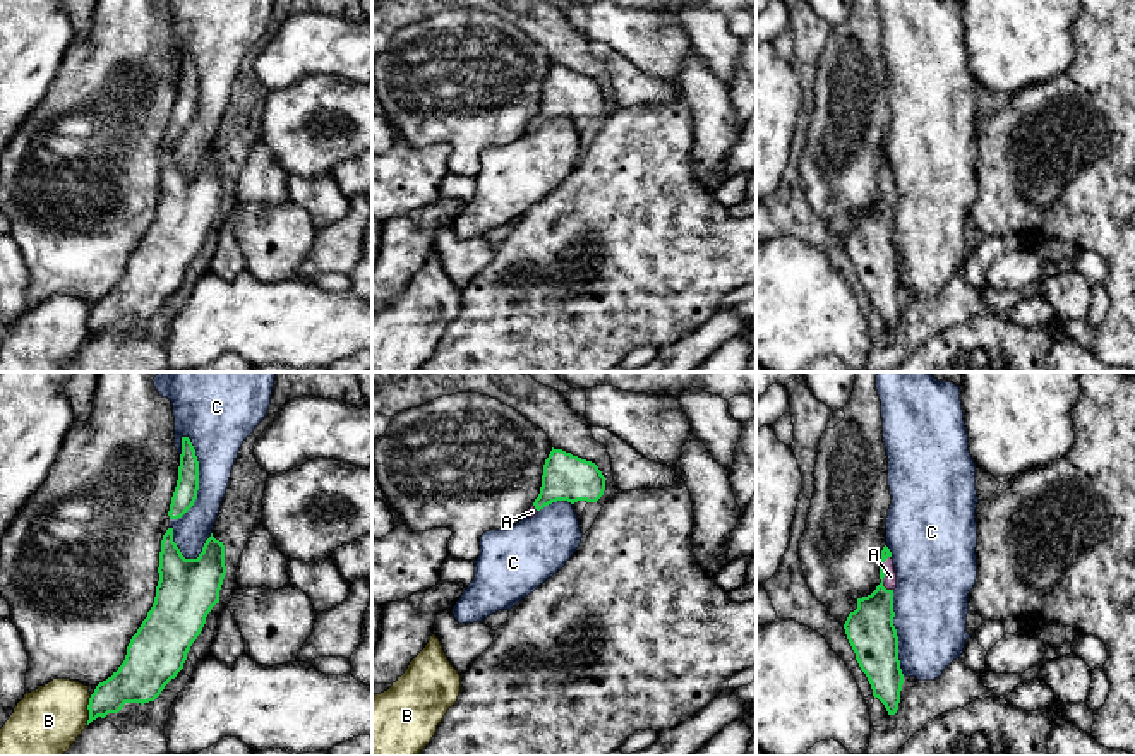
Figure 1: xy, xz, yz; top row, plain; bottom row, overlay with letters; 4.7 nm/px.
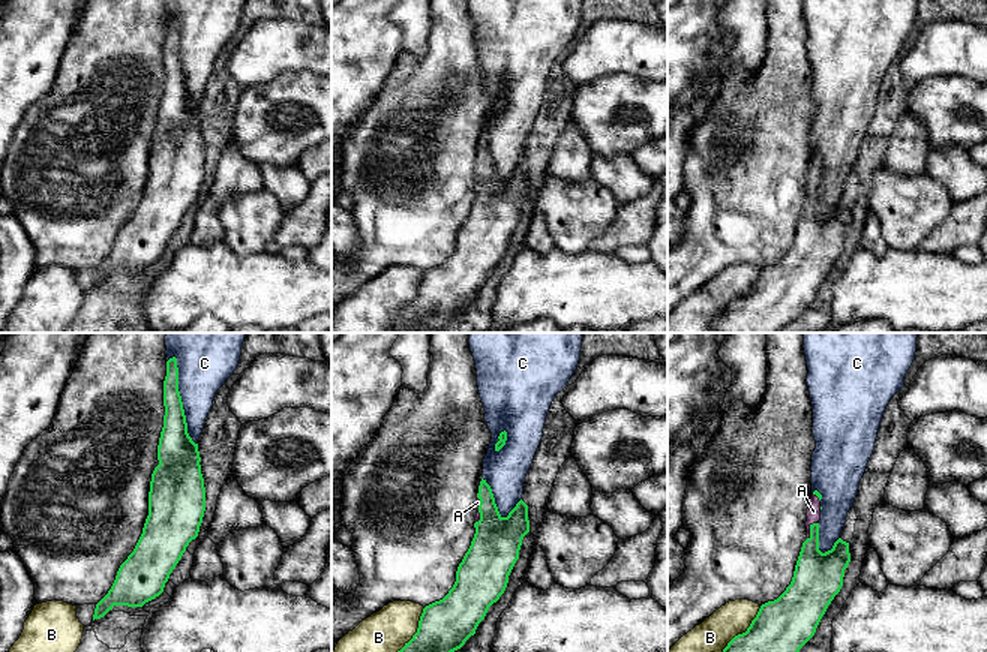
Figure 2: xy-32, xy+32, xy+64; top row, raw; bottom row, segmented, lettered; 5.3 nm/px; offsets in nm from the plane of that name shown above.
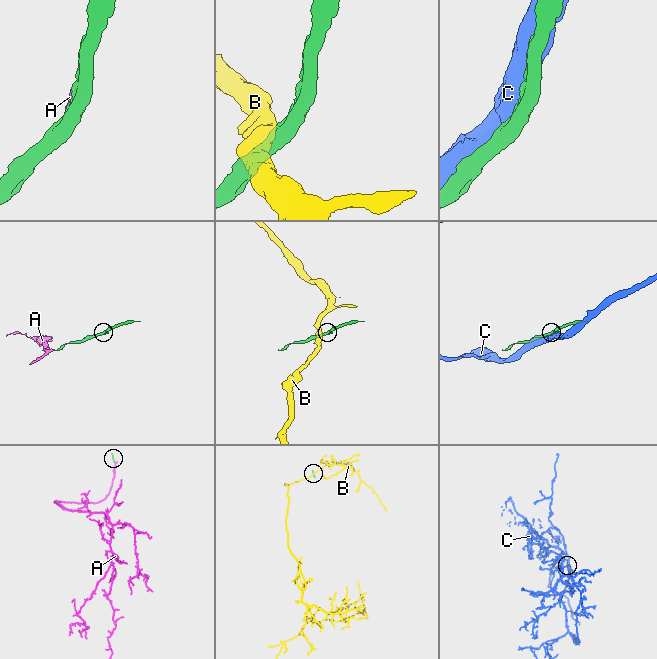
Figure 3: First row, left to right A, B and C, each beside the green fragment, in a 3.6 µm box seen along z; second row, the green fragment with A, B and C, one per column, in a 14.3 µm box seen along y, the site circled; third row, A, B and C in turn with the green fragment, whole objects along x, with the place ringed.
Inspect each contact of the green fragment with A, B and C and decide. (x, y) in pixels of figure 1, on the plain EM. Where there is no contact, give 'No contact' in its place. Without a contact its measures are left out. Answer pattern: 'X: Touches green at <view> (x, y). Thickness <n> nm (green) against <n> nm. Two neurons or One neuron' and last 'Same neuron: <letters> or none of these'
A: Touches green at yz (883, 189). Thickness 200 nm (green) against 60 nm. One neuron
B: Touches green at xy (88, 324). Thickness 190 nm (green) against 320 nm. Two neurons
C: Touches green at xy (198, 98). Thickness 110 nm (green) against 260 nm. Two neurons
Same neuron: A

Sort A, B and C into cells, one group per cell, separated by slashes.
A / B / C

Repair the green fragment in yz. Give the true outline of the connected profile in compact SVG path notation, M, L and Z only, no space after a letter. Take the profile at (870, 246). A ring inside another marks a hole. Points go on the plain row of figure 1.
M886 161L881 166L880 195L881 199L871 211L857 214L857 225L849 230L844 245L856 276L871 300L873 312L885 321L888 331L895 331L904 290L898 276L898 252L893 242L897 189Z

